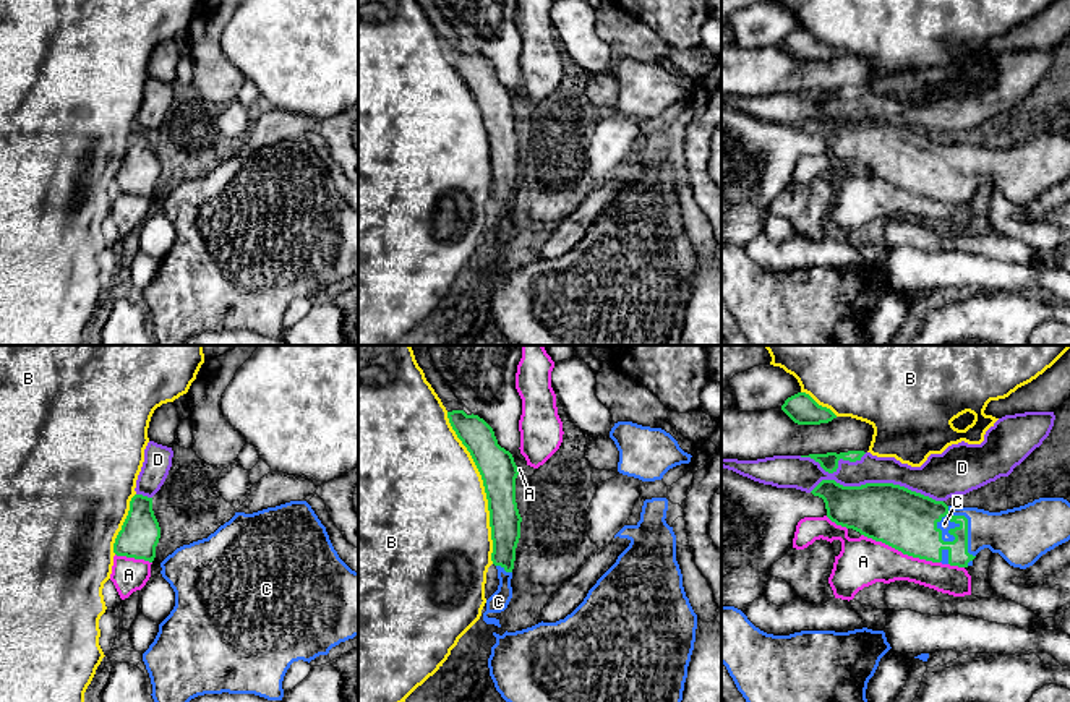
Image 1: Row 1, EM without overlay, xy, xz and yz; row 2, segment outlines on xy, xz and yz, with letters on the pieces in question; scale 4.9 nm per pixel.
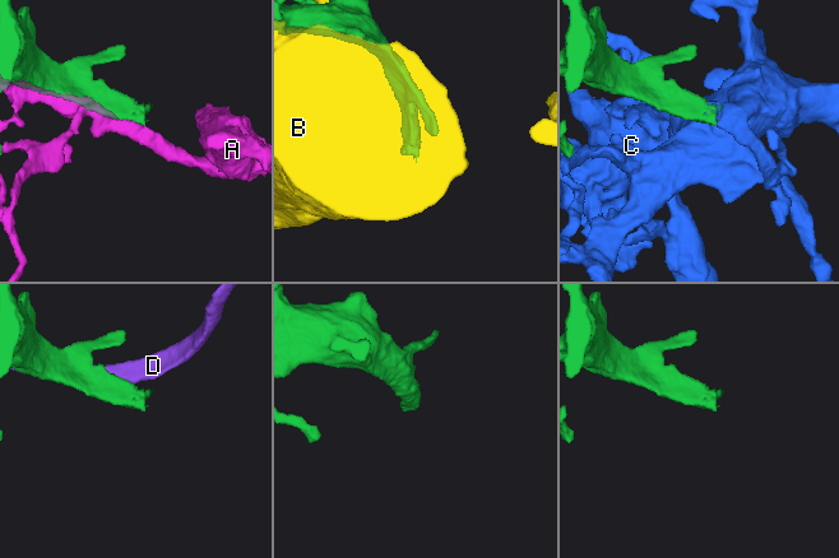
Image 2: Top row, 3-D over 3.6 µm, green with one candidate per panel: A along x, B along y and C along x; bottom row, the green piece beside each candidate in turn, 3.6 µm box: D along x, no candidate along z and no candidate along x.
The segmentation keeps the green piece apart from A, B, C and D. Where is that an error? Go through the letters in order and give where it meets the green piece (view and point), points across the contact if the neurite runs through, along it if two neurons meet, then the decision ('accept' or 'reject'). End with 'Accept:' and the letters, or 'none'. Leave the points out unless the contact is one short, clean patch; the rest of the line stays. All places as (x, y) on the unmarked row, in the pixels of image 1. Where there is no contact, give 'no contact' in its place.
A: contact yz (900, 187); reject
B: contact xz (485, 125); reject
C: contact yz (967, 164); accept
D: contact yz (876, 120); reject
Accept: C

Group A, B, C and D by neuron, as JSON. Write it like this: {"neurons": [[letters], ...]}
{"neurons": [["A"], ["B"], ["C"], ["D"]]}

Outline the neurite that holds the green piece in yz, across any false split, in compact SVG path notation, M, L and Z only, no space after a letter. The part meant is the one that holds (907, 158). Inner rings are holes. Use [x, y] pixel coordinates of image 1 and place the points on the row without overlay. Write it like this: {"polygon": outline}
{"polygon": "M822 117L812 128L825 139L827 154L837 162L882 178L903 191L958 204L973 203L976 191L989 185L1010 203L1026 206L1042 191L1070 177L1070 139L1064 135L1039 135L1020 144L989 149L955 144L893 120L843 123Z"}

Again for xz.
{"polygon": "M464 47L447 49L447 55L483 117L493 177L491 198L499 216L498 227L486 237L483 258L501 264L499 256L486 251L504 248L512 235L511 216L522 159L516 139L519 107L512 91L498 81L493 65L483 55Z"}

